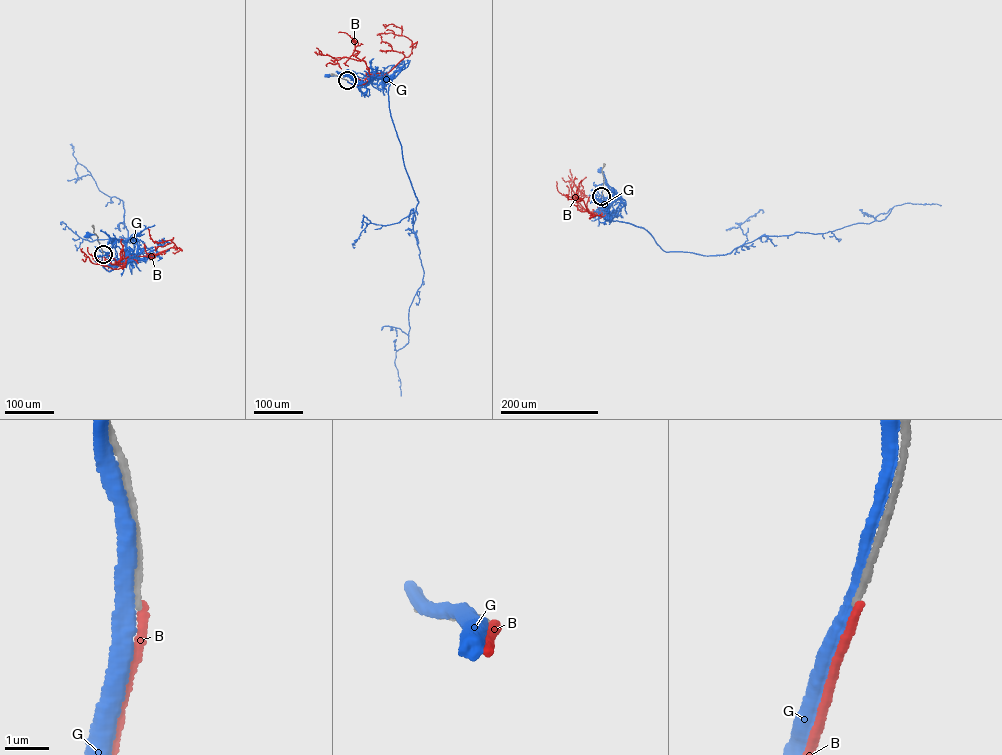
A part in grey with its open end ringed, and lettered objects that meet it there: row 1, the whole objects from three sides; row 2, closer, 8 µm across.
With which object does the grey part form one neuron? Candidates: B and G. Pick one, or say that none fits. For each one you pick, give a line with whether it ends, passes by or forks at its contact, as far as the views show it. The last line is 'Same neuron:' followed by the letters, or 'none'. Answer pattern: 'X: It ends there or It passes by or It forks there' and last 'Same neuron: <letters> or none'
Same neuron: none

